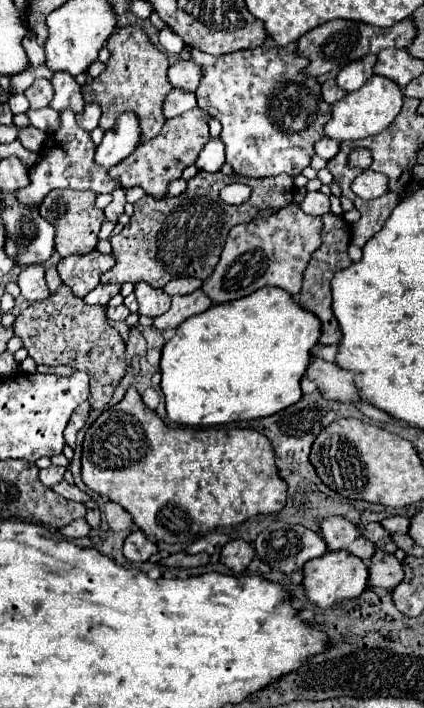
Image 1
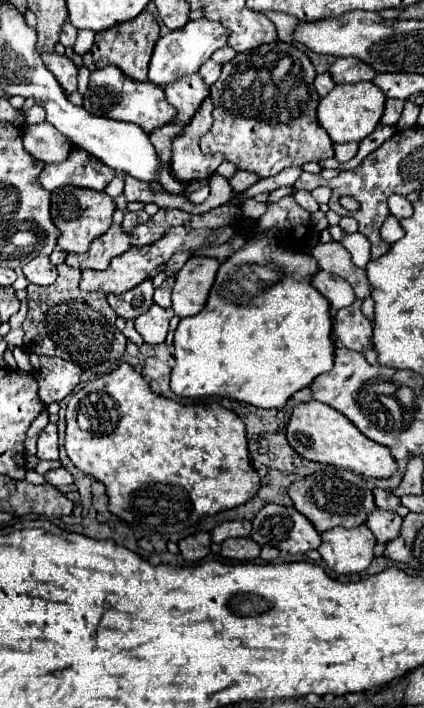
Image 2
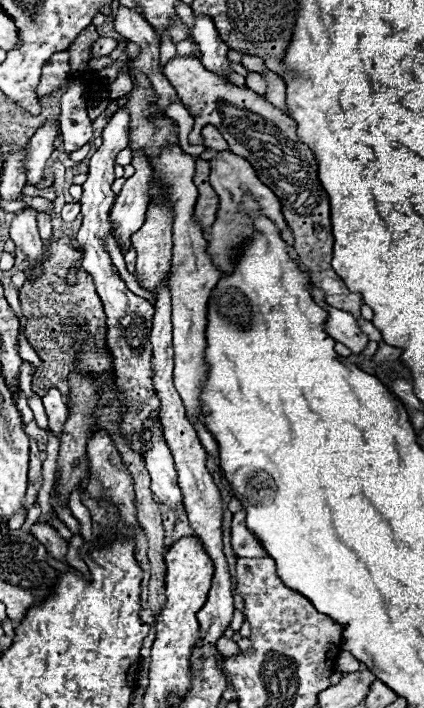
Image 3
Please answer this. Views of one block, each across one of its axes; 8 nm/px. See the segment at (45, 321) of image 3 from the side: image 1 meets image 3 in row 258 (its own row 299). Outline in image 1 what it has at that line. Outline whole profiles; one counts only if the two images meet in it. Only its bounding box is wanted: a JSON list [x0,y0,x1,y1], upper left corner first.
[12,284,126,410]

